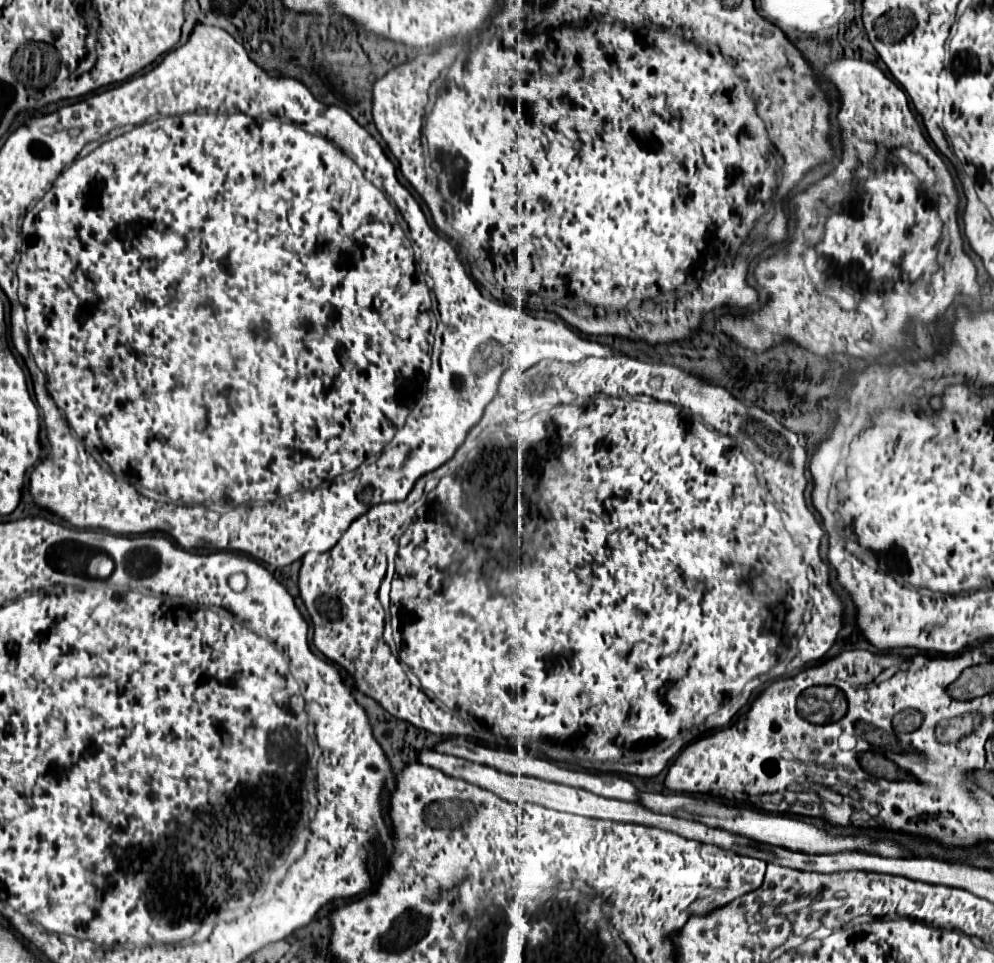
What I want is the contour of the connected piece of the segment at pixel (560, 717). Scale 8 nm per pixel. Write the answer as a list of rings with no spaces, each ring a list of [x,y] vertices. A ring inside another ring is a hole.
[[[589,358],[589,360],[583,360],[583,362],[579,362],[579,364],[557,364],[557,362],[549,362],[549,366],[539,366],[539,372],[537,372],[537,374],[539,374],[539,376],[537,376],[537,378],[535,378],[535,374],[533,374],[533,370],[527,370],[527,374],[523,374],[523,376],[517,376],[517,374],[515,374],[515,376],[513,376],[513,374],[509,374],[509,372],[507,372],[507,374],[505,374],[505,376],[503,376],[503,378],[513,378],[513,380],[501,380],[501,386],[499,386],[499,392],[501,392],[501,394],[503,394],[503,396],[501,396],[501,394],[499,394],[499,396],[497,396],[497,398],[495,398],[495,400],[493,400],[493,402],[491,402],[491,404],[493,404],[493,410],[491,410],[491,416],[489,416],[489,412],[487,412],[487,418],[485,418],[485,420],[483,420],[483,422],[479,422],[479,424],[477,424],[477,426],[481,426],[481,430],[479,430],[479,434],[477,434],[477,436],[475,436],[475,438],[477,438],[477,446],[475,446],[475,448],[471,448],[471,450],[469,450],[469,452],[467,452],[467,458],[465,458],[465,462],[463,462],[463,464],[461,464],[461,466],[459,466],[459,468],[457,468],[457,470],[455,470],[455,474],[451,474],[451,476],[445,476],[445,478],[441,478],[441,484],[439,484],[439,486],[437,486],[437,488],[435,488],[435,490],[431,490],[431,492],[429,492],[429,494],[427,494],[427,500],[425,500],[425,502],[423,502],[423,506],[419,506],[419,508],[417,508],[417,514],[415,514],[415,518],[413,518],[413,522],[411,522],[411,524],[409,524],[409,528],[407,528],[407,508],[409,508],[409,504],[407,504],[407,502],[405,502],[405,500],[403,500],[403,502],[391,502],[391,504],[389,504],[389,502],[383,502],[383,504],[377,504],[377,506],[373,506],[373,508],[369,508],[369,510],[367,510],[367,512],[365,512],[365,514],[363,514],[363,516],[359,516],[359,518],[357,518],[357,520],[355,520],[355,522],[353,522],[353,524],[351,524],[351,526],[349,526],[349,528],[347,528],[347,532],[345,532],[345,534],[343,534],[343,538],[341,538],[341,540],[339,540],[339,542],[337,542],[337,544],[335,544],[335,546],[333,546],[333,548],[331,548],[331,550],[329,550],[329,552],[323,552],[323,554],[317,554],[317,552],[309,552],[309,554],[305,554],[305,556],[303,556],[303,564],[301,564],[301,572],[299,572],[299,590],[301,590],[301,598],[303,598],[303,602],[305,602],[305,606],[307,606],[307,610],[309,610],[309,616],[311,616],[311,620],[313,620],[313,628],[315,628],[315,632],[313,632],[313,644],[315,644],[315,646],[317,646],[317,650],[319,650],[319,652],[321,652],[321,654],[323,654],[323,656],[325,656],[325,658],[329,658],[329,660],[331,660],[331,662],[335,662],[335,664],[339,664],[339,666],[341,666],[341,668],[343,668],[343,670],[345,670],[345,672],[347,672],[347,674],[349,674],[349,676],[353,676],[353,680],[355,680],[355,686],[357,686],[357,688],[359,688],[359,690],[361,690],[361,692],[363,692],[363,694],[367,694],[367,696],[371,696],[371,698],[373,698],[373,700],[377,700],[377,702],[379,702],[379,704],[381,704],[381,706],[383,706],[383,708],[385,708],[385,710],[387,710],[387,712],[389,712],[389,714],[391,714],[391,716],[397,716],[397,718],[401,718],[401,720],[405,720],[405,722],[411,722],[411,724],[413,724],[413,726],[417,726],[417,728],[421,728],[421,730],[427,730],[427,732],[433,732],[433,734],[437,734],[437,736],[471,736],[471,738],[477,738],[477,740],[481,740],[481,742],[487,742],[487,744],[491,744],[491,746],[497,746],[497,748],[509,748],[509,750],[515,750],[515,752],[519,752],[519,754],[523,754],[523,748],[527,748],[527,750],[529,750],[529,752],[531,752],[531,754],[537,754],[537,756],[543,756],[543,758],[549,758],[549,760],[555,760],[555,762],[571,762],[571,760],[573,760],[573,764],[579,764],[579,766],[581,766],[581,768],[587,768],[587,770],[599,770],[599,772],[615,772],[615,774],[631,774],[631,776],[641,776],[641,778],[651,778],[651,776],[657,776],[657,774],[659,774],[659,772],[661,772],[661,770],[663,770],[663,768],[665,768],[665,766],[667,766],[667,762],[669,762],[669,760],[671,760],[671,758],[673,758],[673,756],[675,756],[675,754],[677,754],[677,752],[679,752],[679,750],[681,750],[681,748],[683,748],[683,746],[685,746],[685,744],[687,744],[687,742],[689,742],[689,740],[693,740],[693,738],[697,738],[697,734],[699,734],[699,732],[691,732],[691,728],[695,728],[695,726],[701,726],[701,724],[703,724],[703,722],[705,722],[705,720],[707,720],[707,718],[709,718],[709,716],[711,716],[711,714],[721,714],[721,716],[719,716],[719,718],[721,718],[721,720],[719,720],[719,722],[723,722],[723,724],[717,724],[717,726],[719,726],[719,728],[721,728],[721,726],[727,726],[727,724],[729,724],[729,720],[731,720],[731,718],[733,718],[733,716],[734,716],[734,715],[735,715],[735,714],[737,714],[737,712],[738,712],[738,711],[739,711],[739,710],[740,710],[740,709],[741,709],[741,708],[743,708],[743,706],[745,706],[745,705],[746,705],[746,704],[747,704],[747,703],[748,703],[748,702],[749,702],[749,701],[750,701],[750,698],[751,698],[751,694],[753,694],[753,692],[755,692],[755,690],[759,690],[759,688],[761,688],[761,686],[763,686],[763,684],[767,684],[767,682],[769,682],[769,680],[777,680],[777,678],[783,678],[783,676],[791,676],[791,674],[795,674],[795,672],[799,672],[799,670],[801,670],[801,668],[803,668],[803,666],[805,666],[805,664],[807,664],[807,662],[813,662],[813,660],[820,660],[820,659],[821,659],[821,658],[823,658],[823,656],[825,656],[825,652],[827,652],[827,650],[829,650],[829,648],[831,648],[831,646],[833,646],[833,642],[835,642],[835,638],[837,638],[837,634],[839,634],[839,630],[841,630],[841,628],[843,628],[843,614],[845,614],[845,602],[843,602],[843,598],[841,598],[841,596],[839,596],[839,594],[835,594],[835,590],[831,590],[831,582],[829,582],[829,572],[831,572],[831,570],[829,570],[829,566],[827,566],[827,564],[825,564],[825,562],[823,562],[823,560],[821,560],[821,556],[819,556],[819,544],[821,544],[821,540],[822,540],[822,538],[823,538],[823,535],[824,535],[824,531],[823,531],[823,529],[822,529],[822,528],[821,528],[821,527],[820,527],[820,525],[819,525],[819,524],[818,524],[818,522],[817,522],[817,521],[816,521],[816,519],[815,519],[815,517],[814,517],[814,516],[813,516],[813,514],[811,514],[811,512],[810,512],[810,510],[809,510],[809,509],[808,509],[808,507],[807,507],[807,505],[806,505],[806,503],[805,503],[805,488],[807,488],[807,478],[805,478],[805,462],[807,462],[807,452],[805,452],[805,448],[803,448],[803,446],[801,446],[801,444],[799,444],[799,440],[797,440],[797,434],[795,434],[795,432],[791,432],[791,430],[787,430],[787,428],[785,428],[785,426],[783,426],[783,424],[781,424],[781,422],[777,422],[777,420],[775,420],[775,418],[773,418],[773,416],[771,416],[771,414],[765,414],[765,412],[761,412],[761,410],[755,410],[755,408],[749,408],[749,410],[747,410],[747,408],[745,408],[745,406],[741,406],[741,404],[739,404],[739,402],[737,402],[737,400],[735,400],[735,398],[733,398],[733,396],[731,396],[731,394],[729,394],[729,392],[727,392],[727,390],[725,390],[725,388],[719,388],[719,386],[705,386],[705,388],[701,388],[701,386],[699,386],[699,384],[697,384],[697,382],[695,382],[695,380],[693,380],[693,378],[691,378],[691,376],[687,376],[687,374],[683,374],[683,372],[679,372],[679,370],[677,370],[677,368],[675,368],[675,366],[665,366],[665,364],[647,364],[647,362],[642,362],[642,361],[640,361],[640,360],[633,360],[633,358],[613,358],[613,360],[601,360],[601,358]],[[653,376],[663,376],[663,388],[661,388],[661,390],[651,390],[651,388],[649,388],[649,384],[647,384],[647,382],[649,382],[649,378],[653,378]],[[643,396],[649,396],[649,398],[651,398],[651,400],[649,400],[649,402],[643,402],[643,400],[641,400],[641,398],[643,398]],[[397,544],[399,544],[399,556],[397,556],[397,555],[396,555],[396,553],[392,553],[392,552],[389,552],[389,548],[391,548],[391,546],[397,546]],[[396,556],[397,556],[397,572],[395,572],[395,578],[393,578],[393,582],[391,582],[391,626],[393,626],[393,638],[395,638],[395,642],[397,642],[397,644],[401,644],[401,664],[402,664],[402,666],[401,666],[401,664],[399,664],[399,660],[395,660],[395,658],[393,658],[393,654],[391,654],[391,650],[389,650],[389,646],[387,646],[387,644],[385,644],[385,640],[383,640],[383,622],[385,622],[385,610],[383,610],[383,606],[381,606],[381,602],[379,602],[379,594],[377,594],[377,592],[379,592],[379,586],[381,586],[381,582],[383,582],[383,578],[385,578],[385,560],[387,560],[387,559],[388,559],[388,560],[389,560],[389,561],[390,561],[390,560],[391,560],[391,559],[395,559],[395,560],[396,560]],[[661,750],[669,750],[669,752],[667,752],[667,754],[665,754],[665,756],[659,756],[659,752],[661,752]]]

